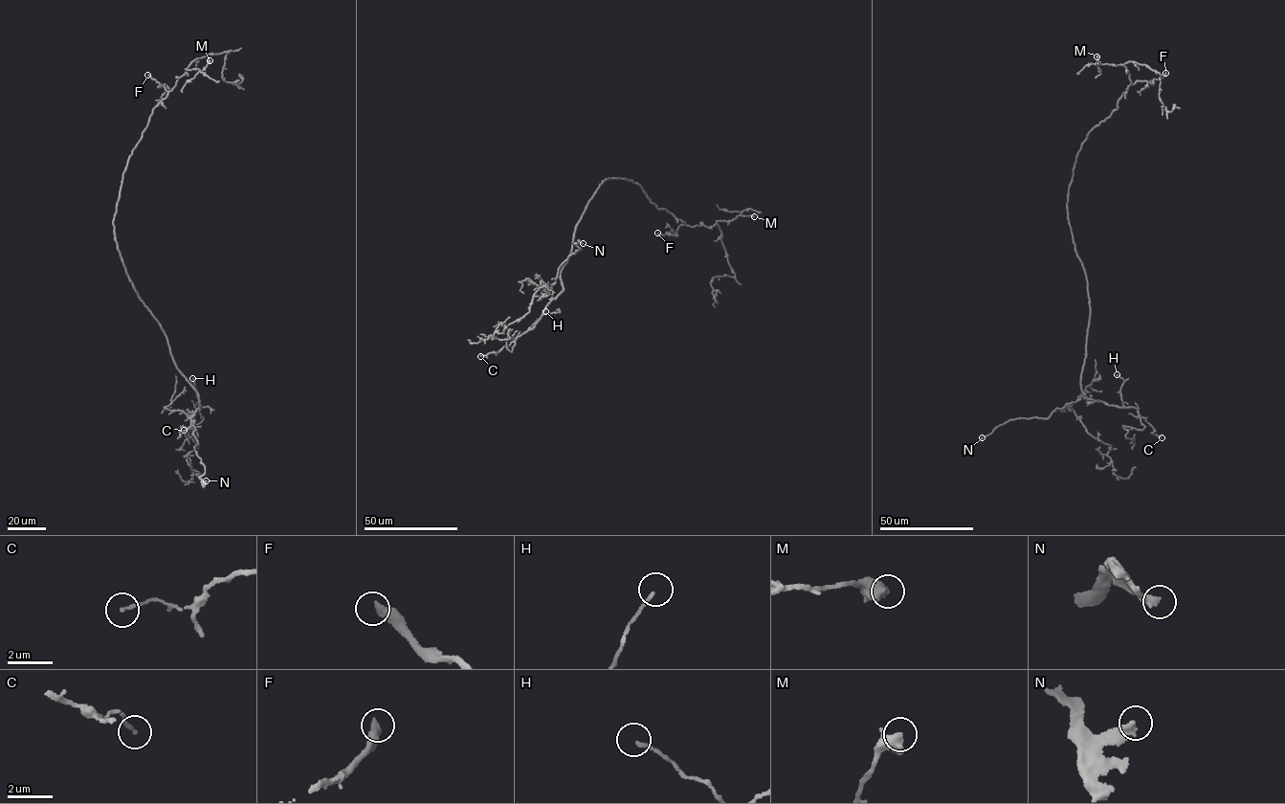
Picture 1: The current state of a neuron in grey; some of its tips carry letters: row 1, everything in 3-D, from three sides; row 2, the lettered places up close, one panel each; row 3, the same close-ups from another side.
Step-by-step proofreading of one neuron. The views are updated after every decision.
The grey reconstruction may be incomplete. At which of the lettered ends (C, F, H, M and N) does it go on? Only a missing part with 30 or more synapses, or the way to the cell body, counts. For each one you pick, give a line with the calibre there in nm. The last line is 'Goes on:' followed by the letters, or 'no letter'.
F: 400 nm
N: 320 nm
Goes on: F, N

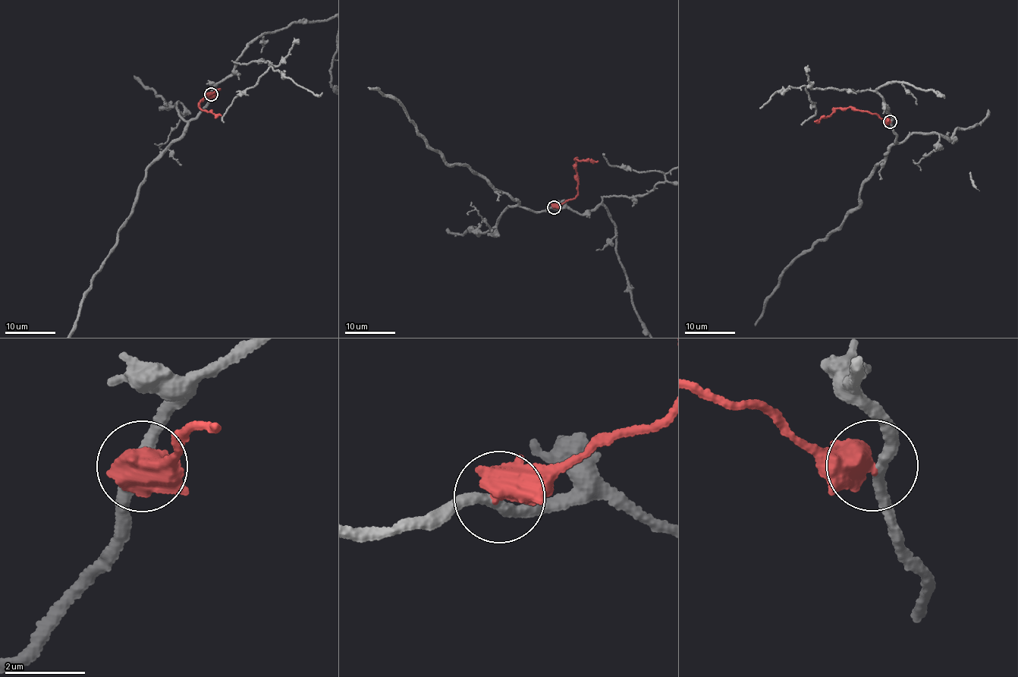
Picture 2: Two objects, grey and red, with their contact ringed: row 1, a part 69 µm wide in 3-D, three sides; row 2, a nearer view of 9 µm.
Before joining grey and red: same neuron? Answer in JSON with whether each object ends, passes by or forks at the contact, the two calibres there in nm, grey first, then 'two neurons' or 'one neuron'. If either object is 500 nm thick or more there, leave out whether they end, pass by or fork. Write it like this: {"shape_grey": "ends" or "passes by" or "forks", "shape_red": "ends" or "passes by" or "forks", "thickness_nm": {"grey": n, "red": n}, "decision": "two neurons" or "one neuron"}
{"thickness_nm": {"grey": 280, "red": 750}, "decision": "two neurons"}

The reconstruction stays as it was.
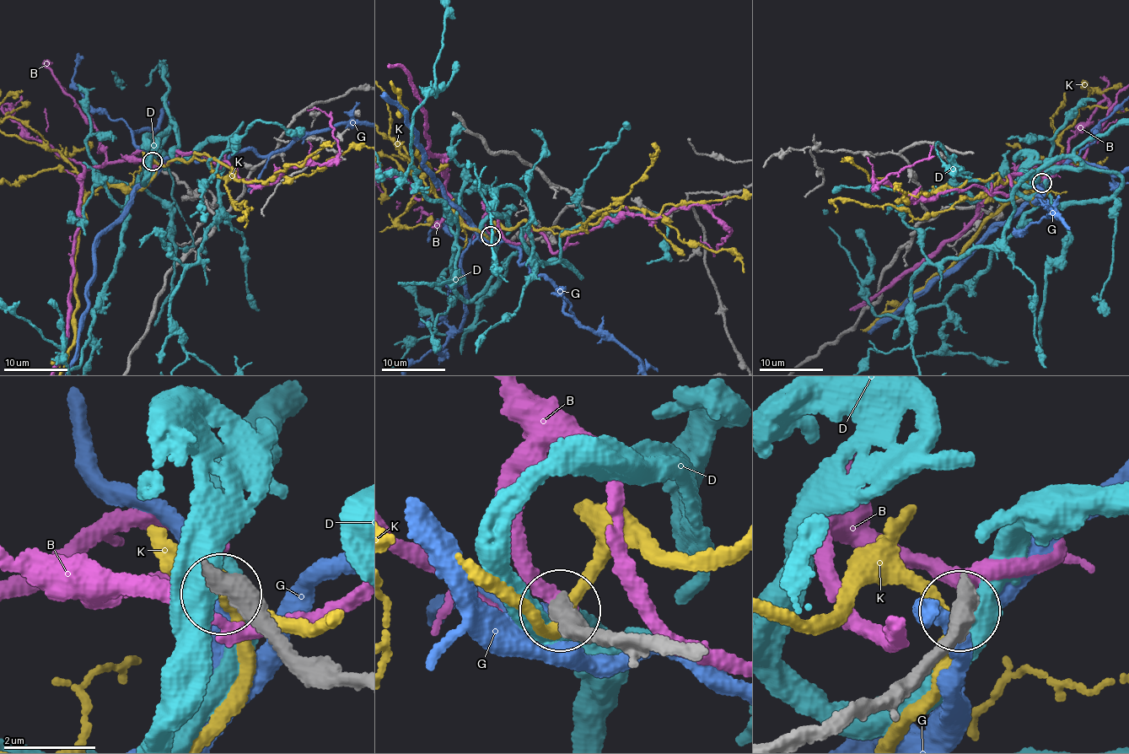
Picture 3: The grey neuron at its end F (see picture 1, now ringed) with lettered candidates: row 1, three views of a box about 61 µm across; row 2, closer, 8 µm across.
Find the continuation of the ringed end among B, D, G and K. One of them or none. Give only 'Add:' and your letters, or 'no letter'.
Add: no letter

